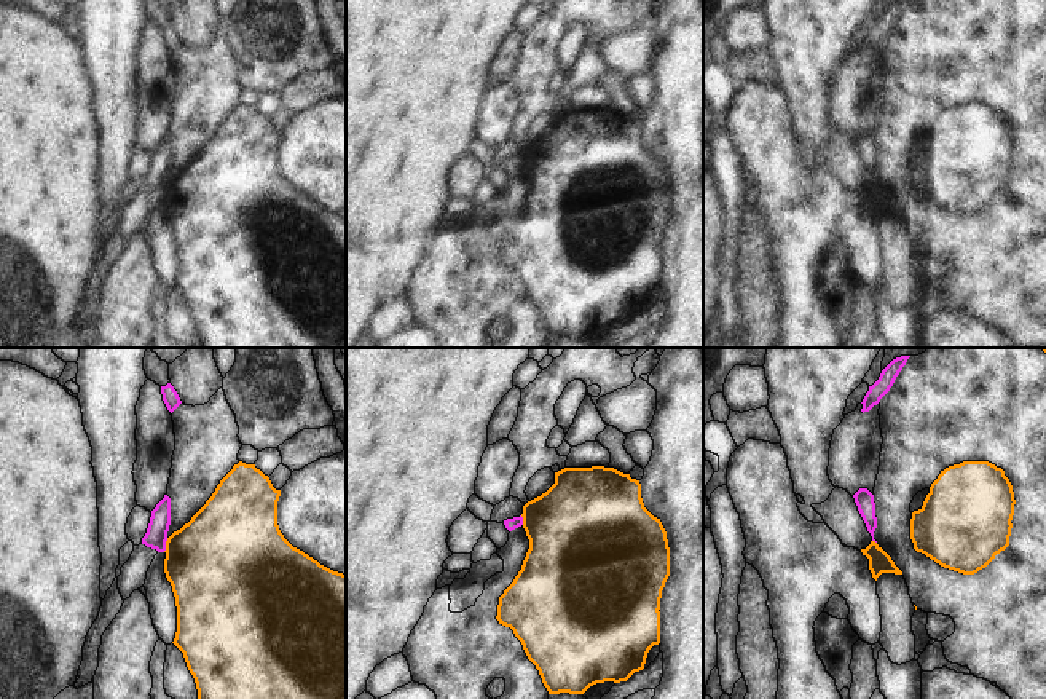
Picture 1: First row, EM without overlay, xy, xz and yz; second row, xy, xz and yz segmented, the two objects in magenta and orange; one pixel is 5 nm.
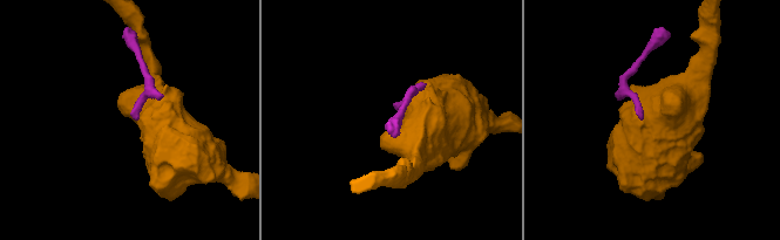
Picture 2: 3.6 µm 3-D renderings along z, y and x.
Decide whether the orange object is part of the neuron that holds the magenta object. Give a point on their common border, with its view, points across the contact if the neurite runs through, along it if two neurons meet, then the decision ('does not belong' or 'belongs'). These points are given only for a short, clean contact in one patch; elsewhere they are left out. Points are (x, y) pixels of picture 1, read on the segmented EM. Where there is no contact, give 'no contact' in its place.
contact xy (165, 544); border xy (168, 538), (163, 551); does not belong

